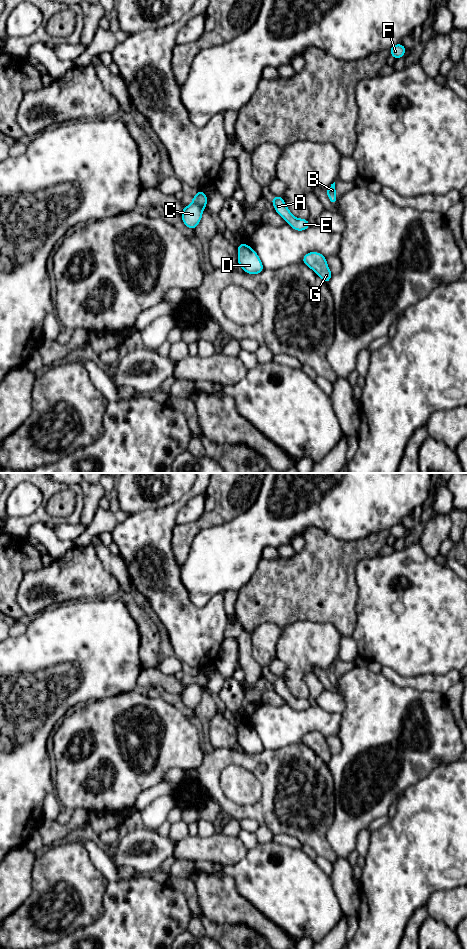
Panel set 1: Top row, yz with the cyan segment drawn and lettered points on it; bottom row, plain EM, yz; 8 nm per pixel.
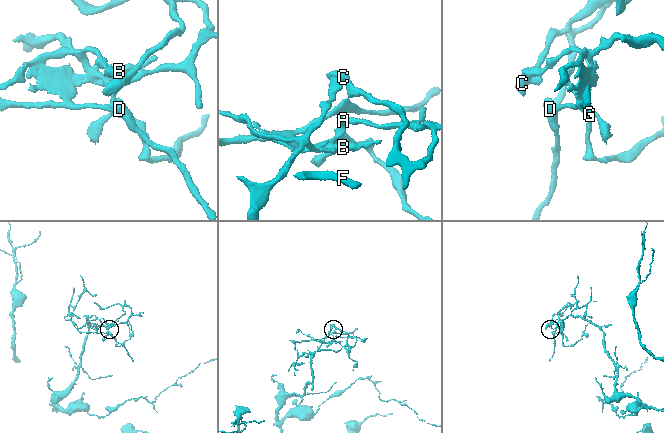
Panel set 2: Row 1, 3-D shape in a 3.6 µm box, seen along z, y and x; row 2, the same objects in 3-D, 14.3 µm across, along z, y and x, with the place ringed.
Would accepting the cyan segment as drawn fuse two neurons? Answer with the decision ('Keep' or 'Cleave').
Cleave

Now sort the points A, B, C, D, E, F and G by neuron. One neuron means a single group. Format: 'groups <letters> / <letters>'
groups A B D E G / C F

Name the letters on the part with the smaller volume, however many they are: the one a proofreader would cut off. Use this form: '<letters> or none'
C, F

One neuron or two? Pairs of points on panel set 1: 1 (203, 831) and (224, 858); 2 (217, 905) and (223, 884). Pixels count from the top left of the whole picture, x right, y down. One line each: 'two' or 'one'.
1: two
2: one

